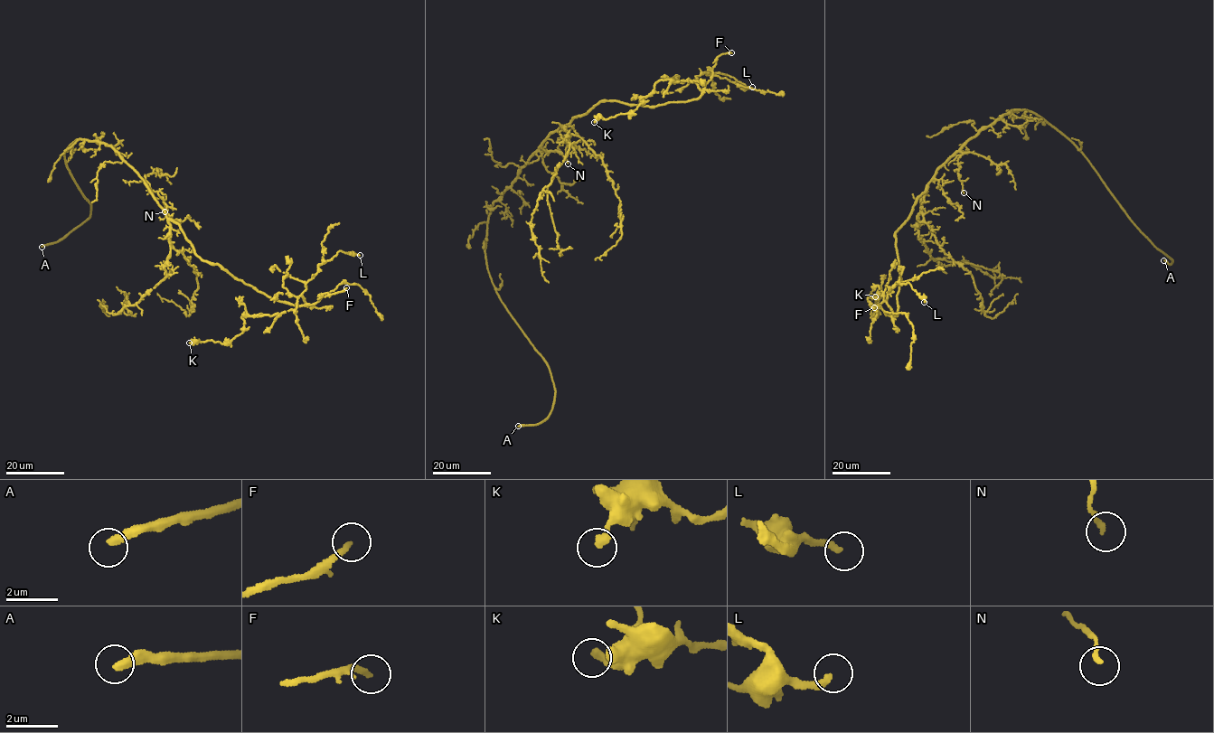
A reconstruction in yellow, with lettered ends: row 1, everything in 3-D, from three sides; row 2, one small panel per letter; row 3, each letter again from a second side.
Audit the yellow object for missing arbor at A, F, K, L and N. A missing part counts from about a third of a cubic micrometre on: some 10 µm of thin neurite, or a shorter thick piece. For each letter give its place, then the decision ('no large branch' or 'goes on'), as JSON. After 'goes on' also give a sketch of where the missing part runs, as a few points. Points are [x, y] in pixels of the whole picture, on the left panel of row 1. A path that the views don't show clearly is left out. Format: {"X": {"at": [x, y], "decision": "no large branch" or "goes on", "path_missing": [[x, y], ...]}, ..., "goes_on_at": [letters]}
{"A": {"at": [42, 247], "decision": "goes on"}, "F": {"at": [346, 287], "decision": "goes on"}, "K": {"at": [189, 343], "decision": "no large branch"}, "L": {"at": [360, 255], "decision": "no large branch"}, "N": {"at": [164, 211], "decision": "no large branch"}, "goes_on_at": ["A", "F"]}

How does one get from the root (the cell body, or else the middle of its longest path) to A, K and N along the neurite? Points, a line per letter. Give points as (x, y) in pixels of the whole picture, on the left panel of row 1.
A: (148, 188), (112, 147), (76, 139), (64, 158), (90, 203), (89, 217), (42, 247)
K: (148, 188), (202, 258), (271, 297), (305, 301), (242, 315), (242, 332), (225, 343), (189, 343)
N: (148, 188), (145, 180), (150, 190), (156, 192), (163, 200), (164, 211)

